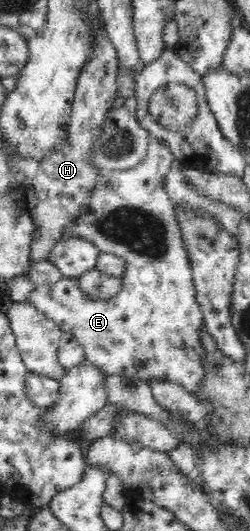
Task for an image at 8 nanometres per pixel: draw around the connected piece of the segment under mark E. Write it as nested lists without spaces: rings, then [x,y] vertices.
[[[153,139],[148,145],[147,155],[139,165],[125,171],[101,171],[89,205],[85,205],[83,214],[67,231],[67,237],[88,240],[102,253],[125,260],[125,275],[120,279],[122,288],[117,295],[95,301],[81,291],[78,278],[62,277],[55,285],[34,285],[29,301],[52,319],[62,333],[73,335],[84,347],[86,361],[98,367],[104,375],[119,374],[146,382],[153,378],[175,382],[196,395],[196,389],[202,386],[205,375],[202,359],[207,351],[201,343],[203,312],[196,298],[192,264],[183,242],[176,207],[169,201],[165,188],[165,173],[171,169],[173,161],[170,147],[160,139]]]

